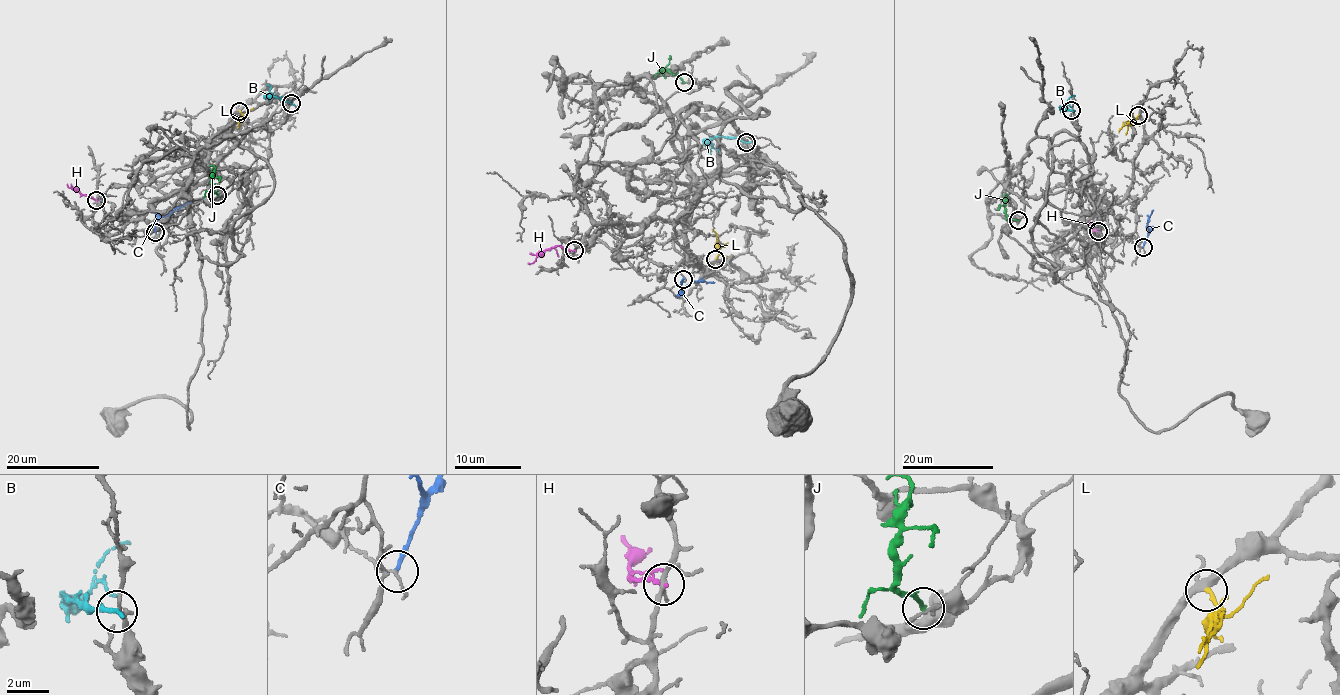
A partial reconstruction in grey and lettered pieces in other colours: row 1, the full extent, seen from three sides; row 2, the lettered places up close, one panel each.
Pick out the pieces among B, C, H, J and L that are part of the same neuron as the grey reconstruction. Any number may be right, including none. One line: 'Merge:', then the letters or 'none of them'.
Merge: L

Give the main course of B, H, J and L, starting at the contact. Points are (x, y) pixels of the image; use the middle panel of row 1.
B: (746, 142), (724, 136), (712, 139), (706, 162)
H: (574, 250), (551, 248), (532, 264), (527, 262)
J: (685, 83), (670, 71), (660, 70), (654, 78)
L: (715, 259), (719, 243), (713, 228)

